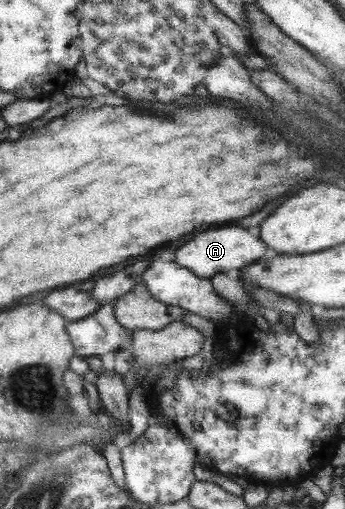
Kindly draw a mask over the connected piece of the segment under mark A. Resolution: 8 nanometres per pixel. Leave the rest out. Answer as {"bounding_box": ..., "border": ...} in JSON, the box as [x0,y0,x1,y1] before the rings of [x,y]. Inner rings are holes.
{"bounding_box":[173,224,265,279],"border":[[[233,224],[233,226],[227,225],[223,228],[203,231],[187,238],[184,245],[174,250],[173,261],[188,268],[189,271],[193,271],[198,277],[210,279],[217,272],[233,274],[239,269],[255,263],[257,259],[262,258],[265,249],[265,243],[259,239],[259,236],[253,236],[247,229]]]}

